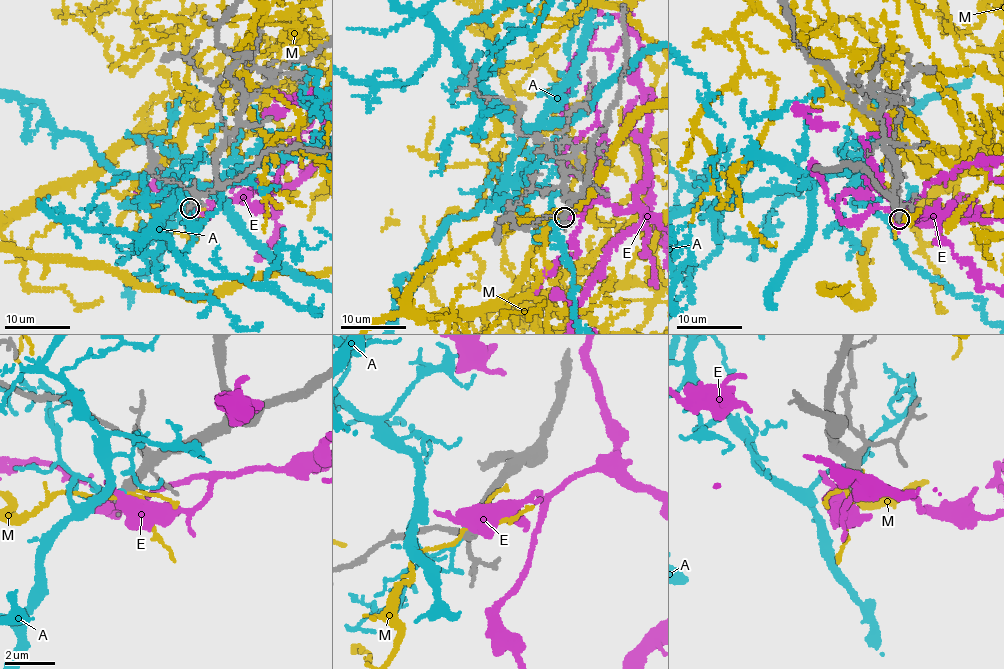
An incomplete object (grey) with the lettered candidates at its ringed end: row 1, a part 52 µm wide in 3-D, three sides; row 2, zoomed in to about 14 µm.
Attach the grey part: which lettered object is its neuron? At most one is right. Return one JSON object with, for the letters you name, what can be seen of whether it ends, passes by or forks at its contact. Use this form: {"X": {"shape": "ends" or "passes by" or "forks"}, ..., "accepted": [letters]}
{"accepted": []}

